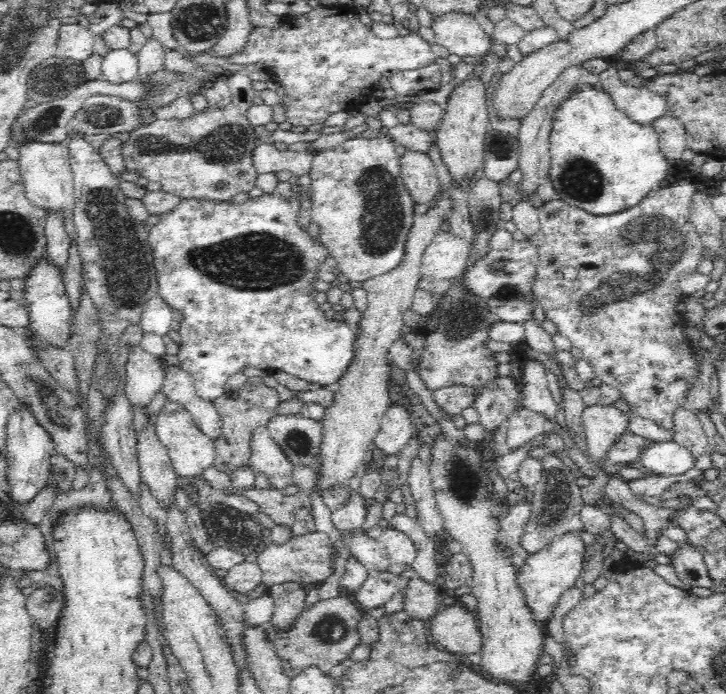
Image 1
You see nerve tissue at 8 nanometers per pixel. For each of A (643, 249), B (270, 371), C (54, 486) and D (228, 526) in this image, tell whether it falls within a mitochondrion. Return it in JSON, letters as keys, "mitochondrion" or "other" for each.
{"A":"mitochondrion","B":"other","C":"other","D":"mitochondrion"}

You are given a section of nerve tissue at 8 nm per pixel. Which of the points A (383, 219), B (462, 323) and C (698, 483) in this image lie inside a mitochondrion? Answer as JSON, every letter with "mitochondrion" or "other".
{"A":"mitochondrion","B":"mitochondrion","C":"other"}

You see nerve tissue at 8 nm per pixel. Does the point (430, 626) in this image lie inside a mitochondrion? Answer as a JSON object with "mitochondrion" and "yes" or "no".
{"mitochondrion":"no"}

